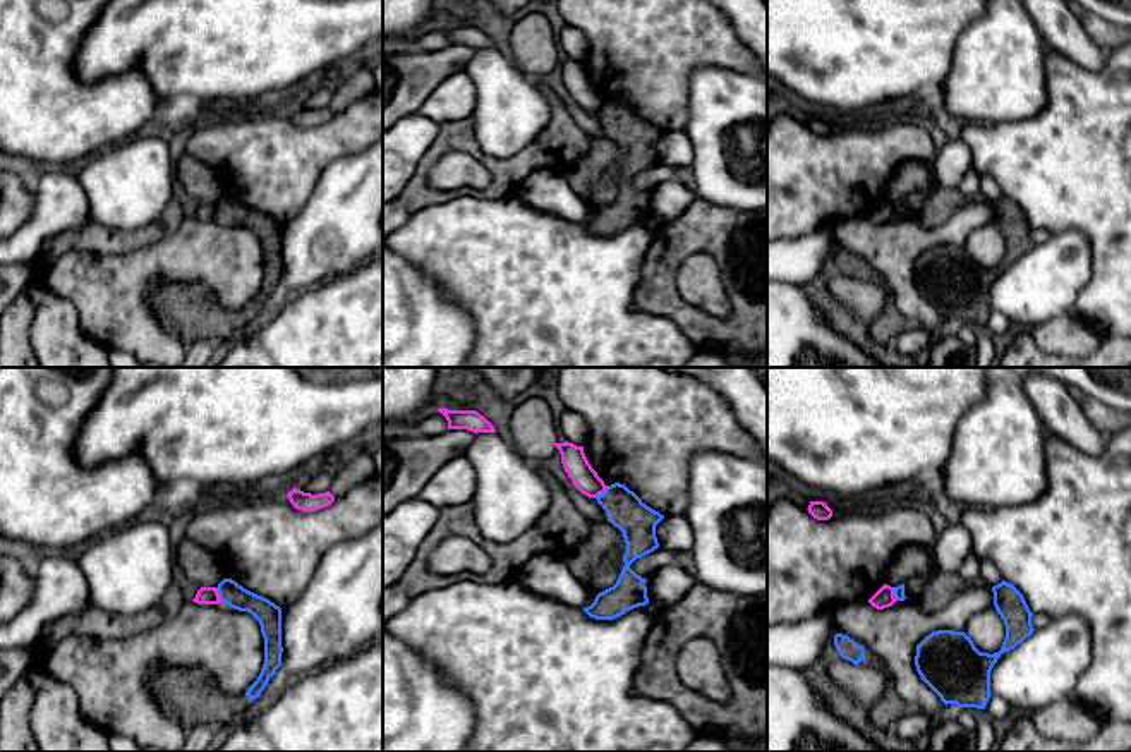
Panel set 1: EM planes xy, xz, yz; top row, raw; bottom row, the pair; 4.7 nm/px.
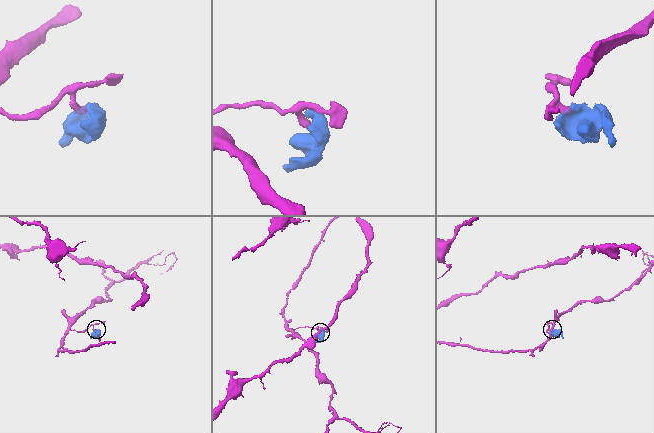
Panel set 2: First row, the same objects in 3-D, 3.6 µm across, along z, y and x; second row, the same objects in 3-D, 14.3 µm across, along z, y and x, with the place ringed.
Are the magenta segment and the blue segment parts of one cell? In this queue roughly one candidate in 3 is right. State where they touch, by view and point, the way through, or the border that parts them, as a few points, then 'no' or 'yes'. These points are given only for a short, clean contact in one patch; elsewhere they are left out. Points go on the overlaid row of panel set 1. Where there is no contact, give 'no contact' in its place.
xy (218, 594) | along xy (215, 588), (223, 601) | no

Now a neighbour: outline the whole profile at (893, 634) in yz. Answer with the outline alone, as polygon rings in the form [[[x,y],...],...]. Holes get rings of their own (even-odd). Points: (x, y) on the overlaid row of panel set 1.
[[[978,582],[935,611],[925,611],[910,599],[896,601],[884,609],[874,608],[868,601],[838,606],[836,632],[874,652],[880,666],[867,668],[839,656],[829,666],[829,676],[851,700],[868,709],[891,687],[903,702],[937,723],[946,704],[918,675],[916,646],[937,630],[965,632],[970,620],[992,604],[992,589]]]

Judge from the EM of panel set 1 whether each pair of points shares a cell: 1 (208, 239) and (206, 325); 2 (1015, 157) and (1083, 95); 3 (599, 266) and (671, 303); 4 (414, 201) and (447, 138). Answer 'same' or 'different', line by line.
1: different
2: same
3: different
4: same

